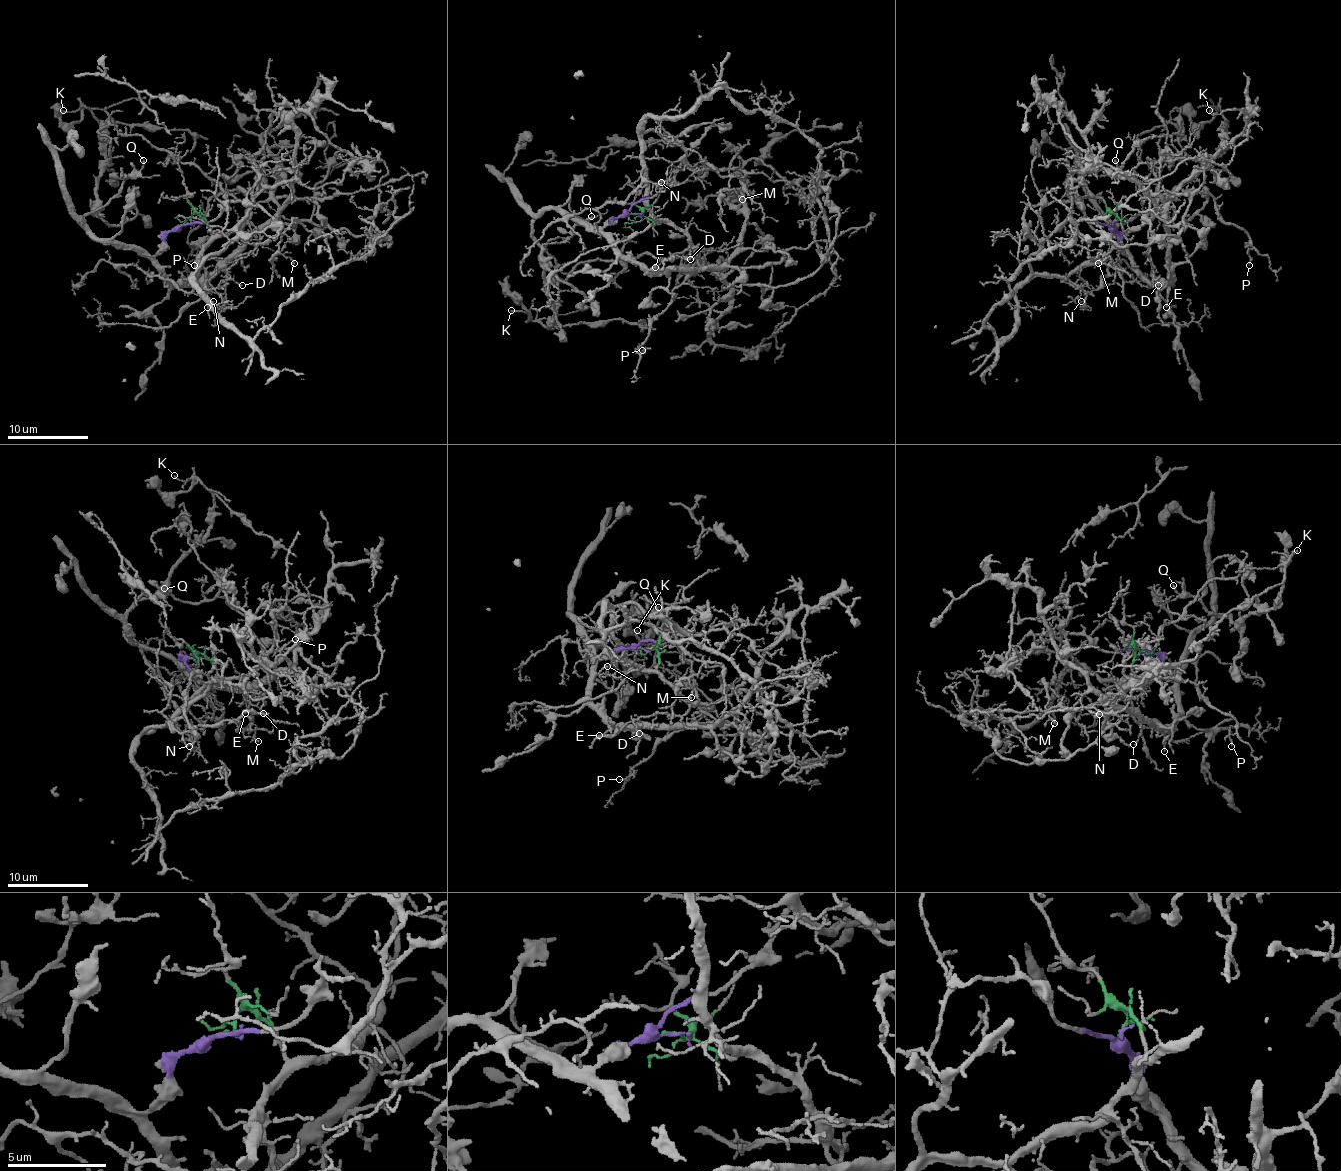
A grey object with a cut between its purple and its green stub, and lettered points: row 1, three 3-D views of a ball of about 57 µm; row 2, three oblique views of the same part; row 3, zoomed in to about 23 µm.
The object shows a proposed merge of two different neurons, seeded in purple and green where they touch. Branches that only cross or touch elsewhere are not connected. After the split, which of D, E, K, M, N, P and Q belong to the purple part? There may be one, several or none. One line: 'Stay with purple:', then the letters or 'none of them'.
Stay with purple: E, K, Q

